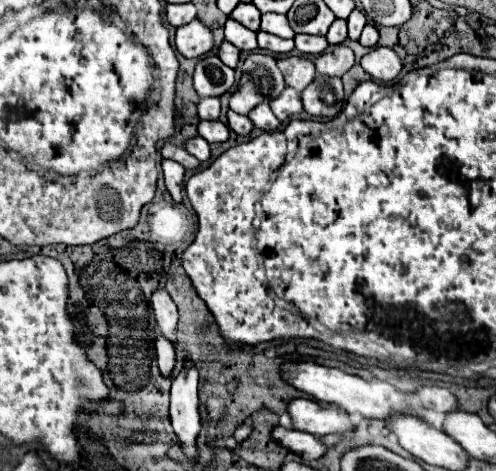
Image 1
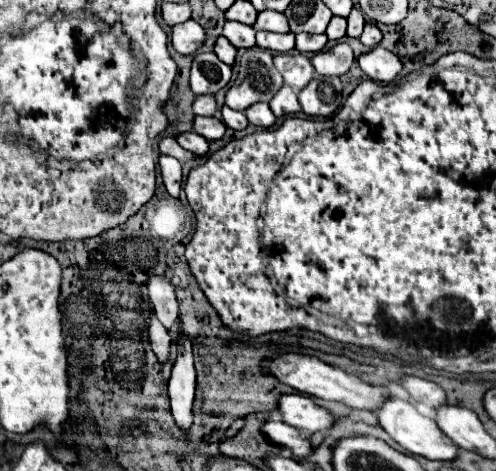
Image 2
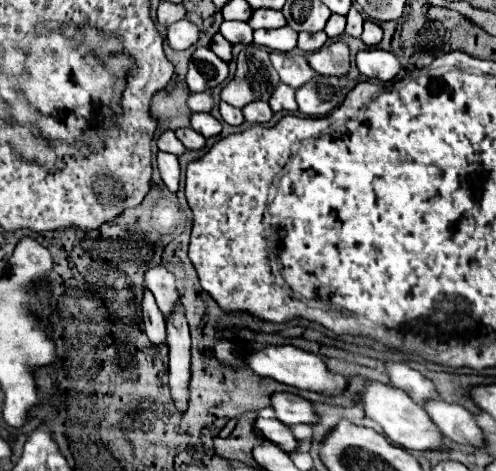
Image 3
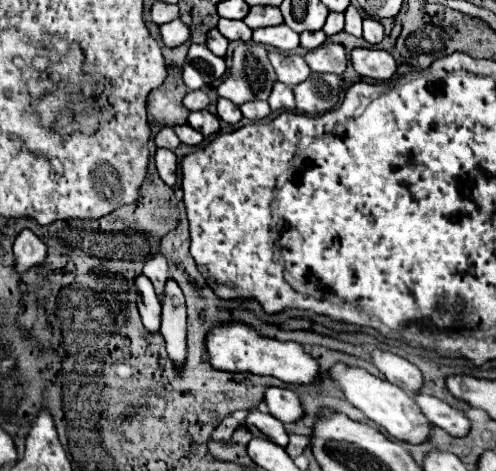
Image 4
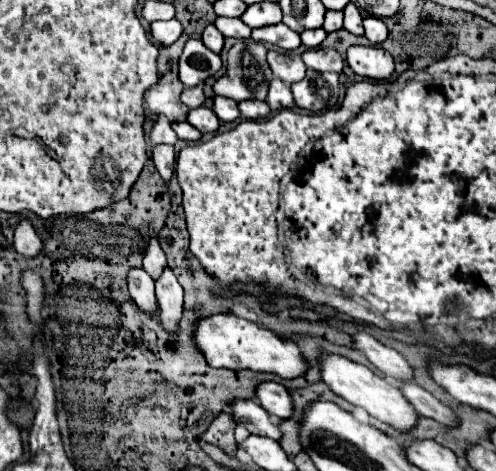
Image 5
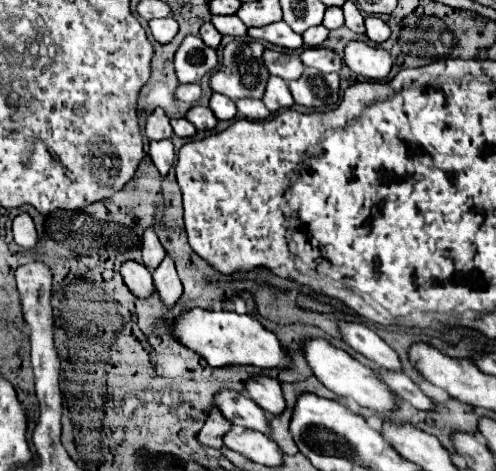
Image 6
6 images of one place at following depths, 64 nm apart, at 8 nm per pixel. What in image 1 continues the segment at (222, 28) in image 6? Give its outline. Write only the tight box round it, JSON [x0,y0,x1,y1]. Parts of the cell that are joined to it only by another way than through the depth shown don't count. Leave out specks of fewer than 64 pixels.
[226,18,258,52]

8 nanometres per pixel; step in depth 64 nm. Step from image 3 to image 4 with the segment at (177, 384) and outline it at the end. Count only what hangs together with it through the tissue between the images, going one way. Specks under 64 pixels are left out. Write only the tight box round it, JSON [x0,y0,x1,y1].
[160,280,186,370]

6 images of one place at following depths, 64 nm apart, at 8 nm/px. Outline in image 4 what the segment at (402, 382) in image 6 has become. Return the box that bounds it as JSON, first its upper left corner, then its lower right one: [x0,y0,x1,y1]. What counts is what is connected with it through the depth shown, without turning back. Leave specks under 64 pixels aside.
[414,392,470,438]

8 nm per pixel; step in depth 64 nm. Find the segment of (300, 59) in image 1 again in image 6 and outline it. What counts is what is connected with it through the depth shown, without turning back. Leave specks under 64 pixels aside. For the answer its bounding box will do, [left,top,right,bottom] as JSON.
[264,50,304,82]

